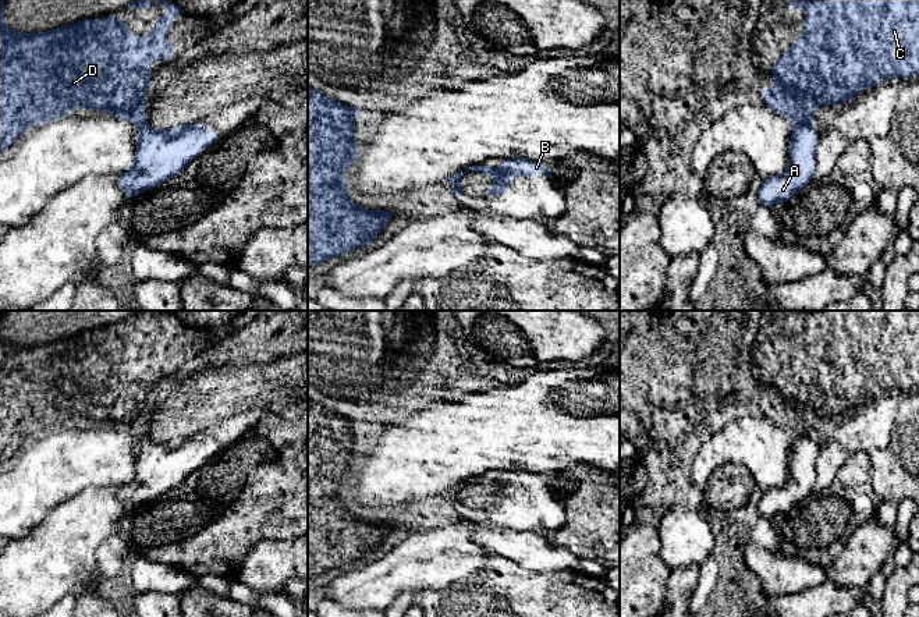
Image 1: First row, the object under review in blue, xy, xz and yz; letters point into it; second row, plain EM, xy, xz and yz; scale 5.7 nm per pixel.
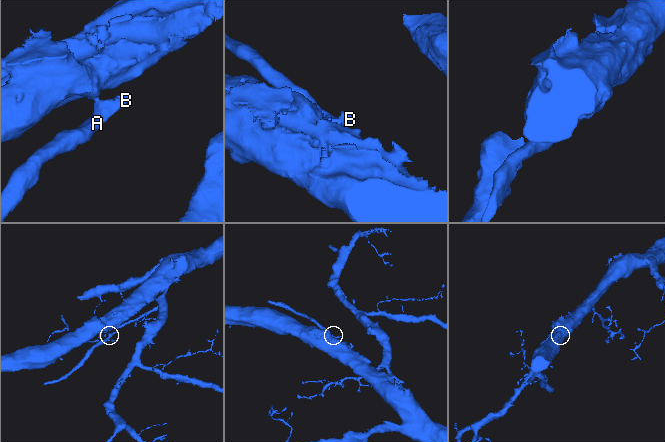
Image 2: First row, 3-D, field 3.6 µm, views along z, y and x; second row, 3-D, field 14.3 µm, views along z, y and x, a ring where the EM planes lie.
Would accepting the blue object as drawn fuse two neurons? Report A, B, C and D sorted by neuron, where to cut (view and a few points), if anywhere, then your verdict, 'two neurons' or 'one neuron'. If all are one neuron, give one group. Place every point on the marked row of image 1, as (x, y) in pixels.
groups A B / C D; cut yz (809, 123), (795, 126); two neurons

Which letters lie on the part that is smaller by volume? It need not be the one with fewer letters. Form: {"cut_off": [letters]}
{"cut_off": ["A", "B"]}

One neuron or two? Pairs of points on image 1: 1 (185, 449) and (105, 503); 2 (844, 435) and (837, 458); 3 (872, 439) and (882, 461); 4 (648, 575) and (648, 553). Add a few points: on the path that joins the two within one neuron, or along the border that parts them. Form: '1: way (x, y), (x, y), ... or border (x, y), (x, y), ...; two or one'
1: border (119, 486), (117, 496), (127, 509); two
2: border (833, 439), (850, 453); two
3: border (896, 422), (890, 442), (868, 453); two
4: way (648, 570), (648, 559); one

